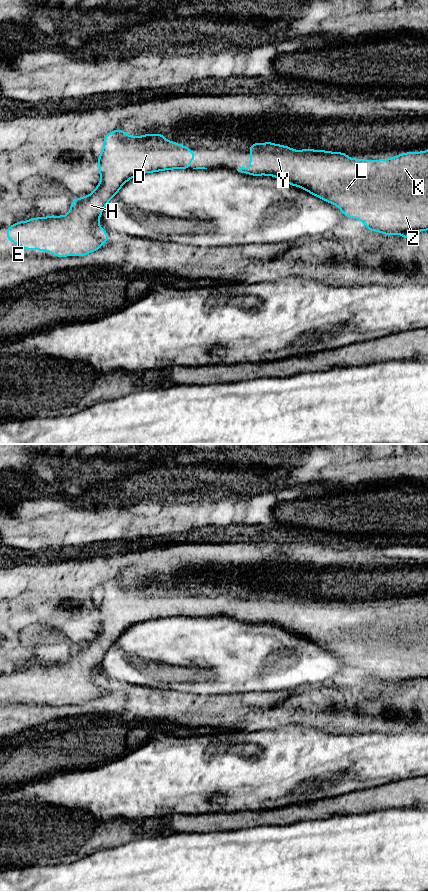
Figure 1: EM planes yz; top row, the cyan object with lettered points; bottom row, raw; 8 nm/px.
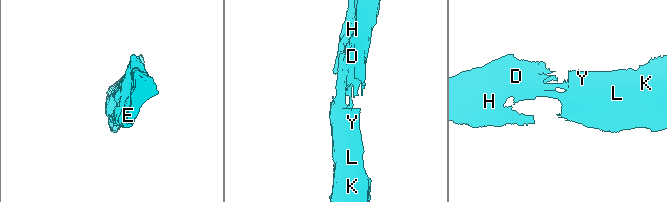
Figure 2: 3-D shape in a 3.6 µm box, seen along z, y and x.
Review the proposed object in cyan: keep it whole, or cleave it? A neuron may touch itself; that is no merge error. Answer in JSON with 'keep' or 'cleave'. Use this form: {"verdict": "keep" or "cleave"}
{"verdict": "keep"}

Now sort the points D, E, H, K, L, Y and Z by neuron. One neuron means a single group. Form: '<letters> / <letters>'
D E H K L Y Z

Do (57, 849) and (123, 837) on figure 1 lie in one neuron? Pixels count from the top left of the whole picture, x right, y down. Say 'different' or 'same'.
same

